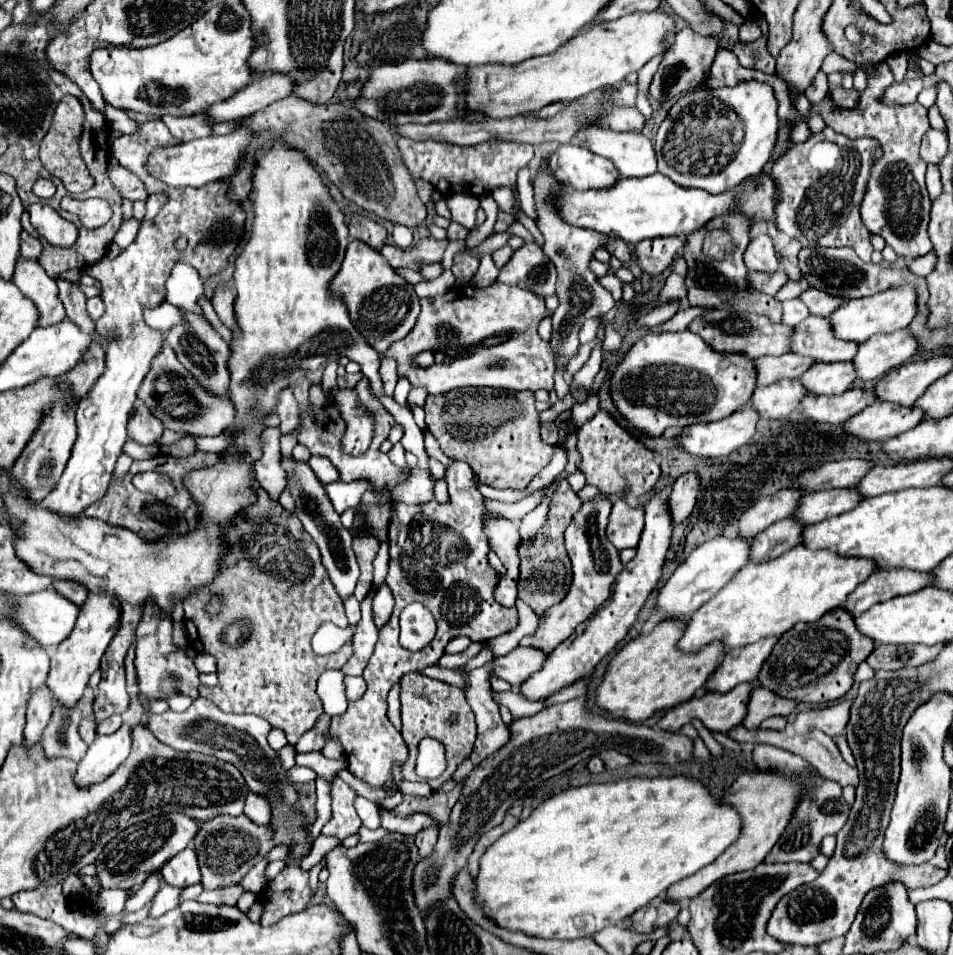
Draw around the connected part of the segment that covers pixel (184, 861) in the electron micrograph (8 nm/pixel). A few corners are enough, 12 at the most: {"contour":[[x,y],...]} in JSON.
{"contour":[[186,848],[160,872],[166,884],[200,882],[196,852]]}

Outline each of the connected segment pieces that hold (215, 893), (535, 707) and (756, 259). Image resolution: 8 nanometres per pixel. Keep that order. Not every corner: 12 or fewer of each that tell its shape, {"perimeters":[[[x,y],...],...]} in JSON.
{"perimeters":[[[236,884],[204,890],[206,904],[236,904],[244,890]],[[518,692],[494,694],[514,720],[534,716],[546,702],[524,700]],[[768,234],[746,248],[748,270],[776,272],[778,258]]]}

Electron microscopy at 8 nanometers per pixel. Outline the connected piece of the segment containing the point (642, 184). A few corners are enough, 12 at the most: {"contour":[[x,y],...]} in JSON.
{"contour":[[656,172],[568,188],[566,222],[620,236],[690,232],[730,212],[774,222],[774,180],[734,192],[678,188]]}

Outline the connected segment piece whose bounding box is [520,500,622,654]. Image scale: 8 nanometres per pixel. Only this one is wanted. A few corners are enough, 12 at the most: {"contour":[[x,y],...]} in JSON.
{"contour":[[586,502],[564,532],[574,580],[520,646],[552,652],[610,596],[622,562],[612,504]]}

